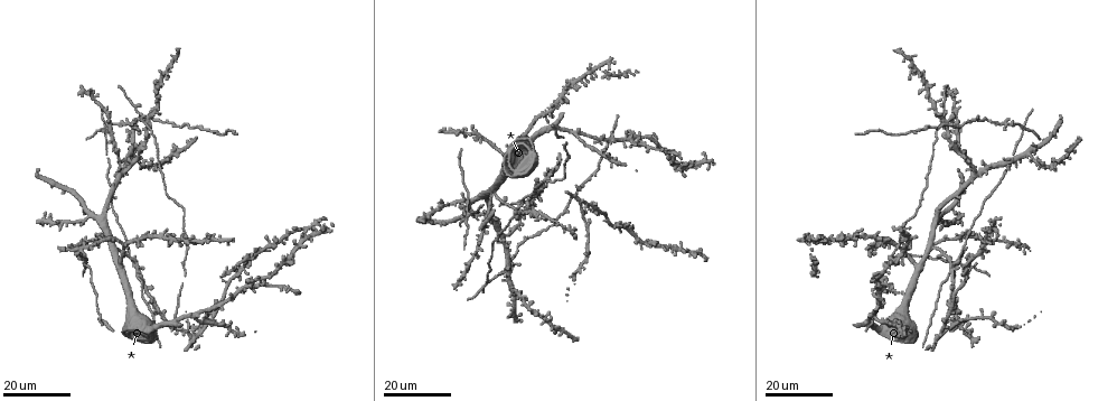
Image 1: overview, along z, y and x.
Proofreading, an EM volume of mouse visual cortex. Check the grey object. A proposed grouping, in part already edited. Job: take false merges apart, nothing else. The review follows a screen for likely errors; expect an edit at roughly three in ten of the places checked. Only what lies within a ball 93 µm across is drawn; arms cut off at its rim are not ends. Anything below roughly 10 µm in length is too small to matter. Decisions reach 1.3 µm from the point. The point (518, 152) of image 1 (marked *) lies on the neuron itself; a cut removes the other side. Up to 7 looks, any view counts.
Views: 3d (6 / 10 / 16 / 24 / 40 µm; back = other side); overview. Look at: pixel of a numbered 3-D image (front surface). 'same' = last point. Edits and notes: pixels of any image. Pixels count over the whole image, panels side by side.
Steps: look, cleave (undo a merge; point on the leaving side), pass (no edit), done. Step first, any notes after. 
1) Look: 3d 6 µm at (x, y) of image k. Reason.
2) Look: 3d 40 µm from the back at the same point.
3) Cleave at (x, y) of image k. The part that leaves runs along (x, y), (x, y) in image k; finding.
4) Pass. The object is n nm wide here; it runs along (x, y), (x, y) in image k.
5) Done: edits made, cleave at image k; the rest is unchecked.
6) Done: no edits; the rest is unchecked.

Look: 3d 16 µm at (462, 132) of image 1. Four or more arms meet.

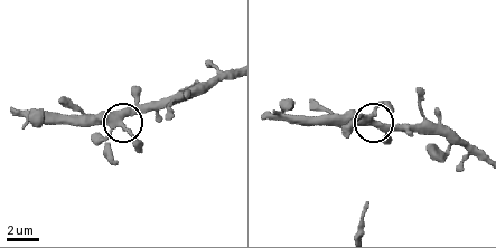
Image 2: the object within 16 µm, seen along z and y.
Look: 3d 10 µm at (113, 126) of image 2.

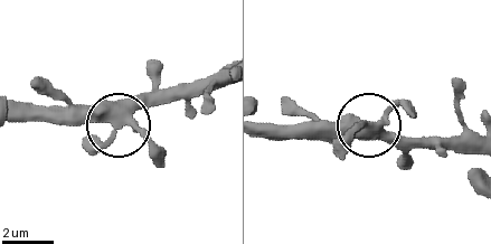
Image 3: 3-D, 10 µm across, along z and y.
Pass. It runs along (473, 150), (396, 144), (364, 125), (302, 125) in image 3; continuous, no second neuron.

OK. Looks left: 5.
Look: 3d 16 µm at (950, 271) of image 1. Four or more arms meet.

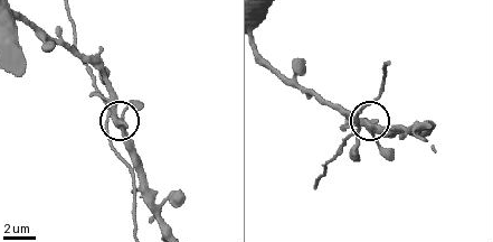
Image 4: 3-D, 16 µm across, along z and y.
Look: 3d 10 µm at (365, 123) of image 4. Zoom in.

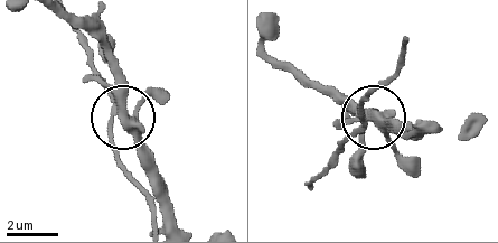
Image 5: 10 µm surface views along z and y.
Look: 3d 6 µm at (120, 118) of image 5.

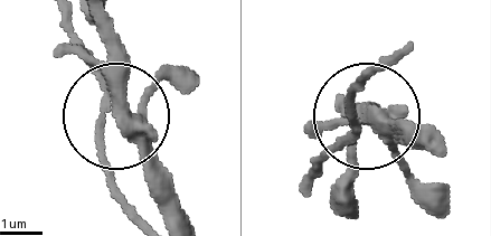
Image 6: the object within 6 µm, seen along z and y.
Pass. 5 arms meet here; it runs along (92, 10), (110, 64), (113, 114), (100, 139), (110, 189) in image 6; all the same neuron.

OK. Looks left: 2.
Look: 3d 16 µm at (468, 217) of image 1. Looks like a crossing.

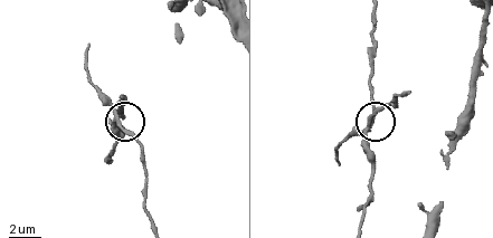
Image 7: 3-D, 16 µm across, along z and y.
Look: 3d 10 µm at (118, 125) of image 7.

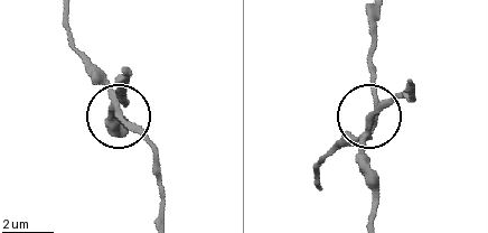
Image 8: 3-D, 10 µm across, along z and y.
Cleave at (119, 129) of image 8. 4 arms meet here; two neurons meet here.

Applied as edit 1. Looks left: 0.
Done: edits made, cleave at image 8; the rest is unchecked.

